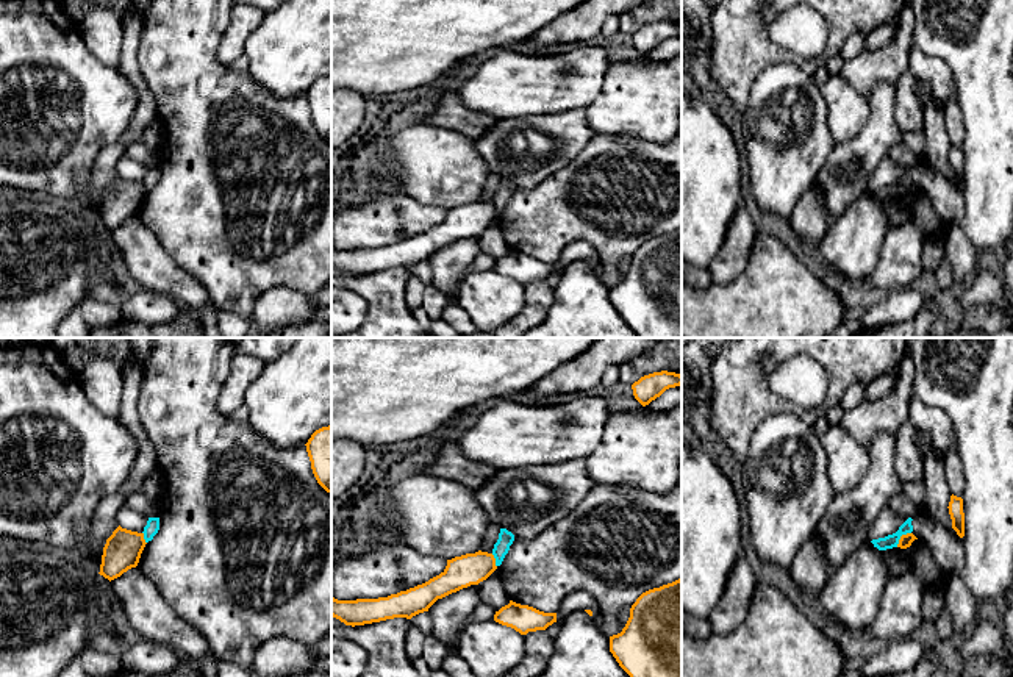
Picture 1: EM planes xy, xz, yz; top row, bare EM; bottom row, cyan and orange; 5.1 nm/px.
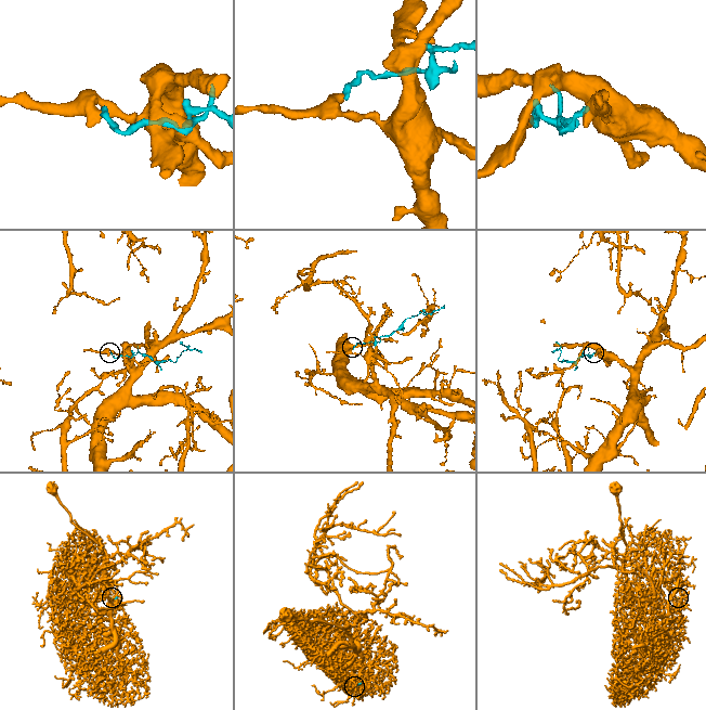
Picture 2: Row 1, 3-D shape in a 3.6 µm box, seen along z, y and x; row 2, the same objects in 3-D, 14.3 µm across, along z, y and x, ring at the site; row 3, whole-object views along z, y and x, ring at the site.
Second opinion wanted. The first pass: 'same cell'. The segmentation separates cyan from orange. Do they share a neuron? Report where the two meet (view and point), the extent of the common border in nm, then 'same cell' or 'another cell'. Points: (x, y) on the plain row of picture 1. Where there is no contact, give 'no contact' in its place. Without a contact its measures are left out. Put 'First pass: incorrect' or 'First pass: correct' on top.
First pass: incorrect
meets cyan in yz at (901, 185); contact 110 nm long; another cell

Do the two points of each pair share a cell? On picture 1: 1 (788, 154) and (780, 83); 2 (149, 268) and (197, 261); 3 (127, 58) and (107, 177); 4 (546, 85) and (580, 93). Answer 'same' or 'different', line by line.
1: same
2: different
3: same
4: same

